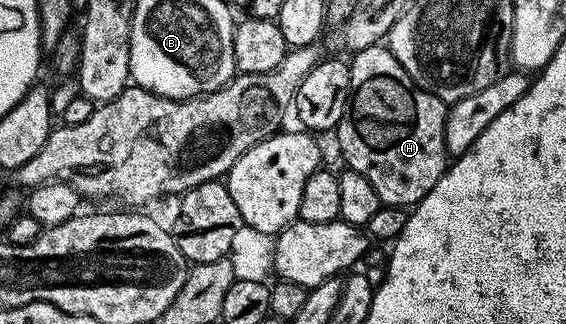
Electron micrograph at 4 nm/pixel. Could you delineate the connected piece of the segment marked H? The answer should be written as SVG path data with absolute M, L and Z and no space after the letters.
M385 45L369 46L357 51L349 59L349 64L350 101L346 103L344 116L336 127L338 150L346 161L345 165L360 172L360 176L364 176L370 181L372 188L376 188L376 196L380 196L383 206L413 208L420 200L424 200L424 196L428 196L428 192L432 192L448 165L447 103L419 88L412 76L404 72L400 60L396 60L396 56L392 56Z

